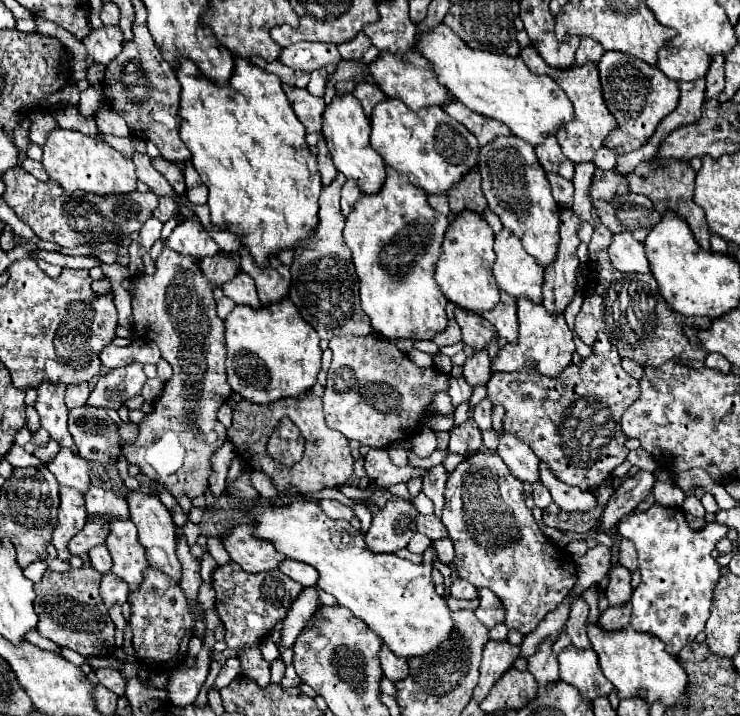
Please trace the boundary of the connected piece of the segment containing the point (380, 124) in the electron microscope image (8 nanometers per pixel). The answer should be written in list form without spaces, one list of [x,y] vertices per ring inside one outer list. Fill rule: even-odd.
[[[384,99],[374,107],[370,125],[370,145],[382,155],[386,165],[404,173],[412,185],[418,185],[426,193],[448,193],[464,173],[478,165],[478,141],[442,107],[412,111],[398,99]]]

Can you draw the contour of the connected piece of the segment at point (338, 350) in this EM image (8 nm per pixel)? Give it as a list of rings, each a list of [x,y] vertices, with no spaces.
[[[372,333],[366,337],[332,337],[330,349],[334,353],[332,365],[328,369],[328,383],[324,391],[324,413],[330,429],[340,431],[348,439],[356,439],[372,449],[386,449],[392,443],[402,443],[410,437],[414,427],[424,423],[422,413],[432,403],[436,391],[448,389],[448,375],[436,369],[416,367],[406,353],[388,343],[386,339],[376,339]]]

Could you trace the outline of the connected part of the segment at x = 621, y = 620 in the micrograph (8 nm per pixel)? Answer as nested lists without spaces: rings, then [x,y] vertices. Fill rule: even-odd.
[[[628,601],[626,605],[608,607],[608,609],[606,609],[606,611],[600,615],[598,623],[600,623],[604,629],[608,629],[608,631],[626,627],[626,625],[630,623],[630,601]]]

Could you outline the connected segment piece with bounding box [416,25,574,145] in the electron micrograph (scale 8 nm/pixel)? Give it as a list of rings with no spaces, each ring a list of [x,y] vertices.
[[[448,25],[422,33],[422,37],[416,39],[416,49],[430,61],[436,79],[452,97],[484,117],[506,123],[514,135],[532,145],[542,143],[548,135],[556,135],[556,131],[574,117],[572,103],[552,77],[532,73],[520,57],[472,49]]]

